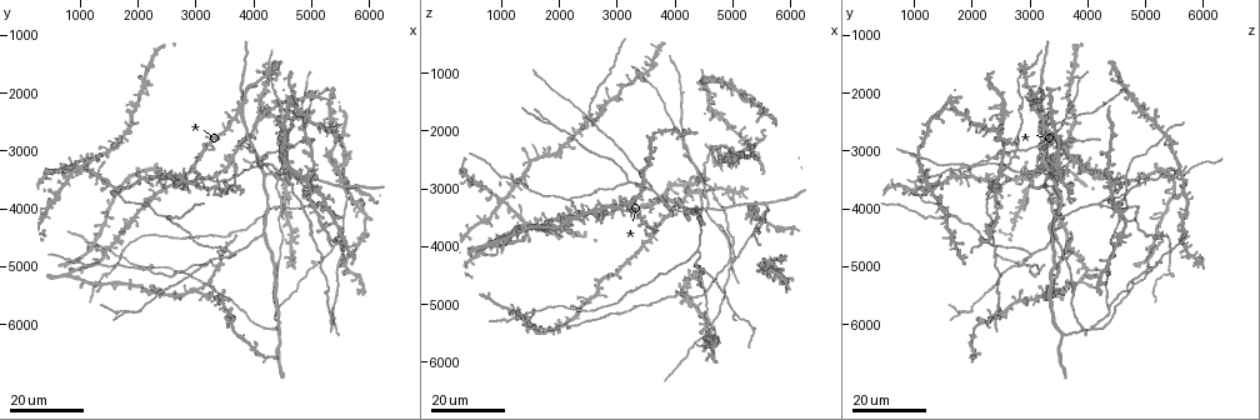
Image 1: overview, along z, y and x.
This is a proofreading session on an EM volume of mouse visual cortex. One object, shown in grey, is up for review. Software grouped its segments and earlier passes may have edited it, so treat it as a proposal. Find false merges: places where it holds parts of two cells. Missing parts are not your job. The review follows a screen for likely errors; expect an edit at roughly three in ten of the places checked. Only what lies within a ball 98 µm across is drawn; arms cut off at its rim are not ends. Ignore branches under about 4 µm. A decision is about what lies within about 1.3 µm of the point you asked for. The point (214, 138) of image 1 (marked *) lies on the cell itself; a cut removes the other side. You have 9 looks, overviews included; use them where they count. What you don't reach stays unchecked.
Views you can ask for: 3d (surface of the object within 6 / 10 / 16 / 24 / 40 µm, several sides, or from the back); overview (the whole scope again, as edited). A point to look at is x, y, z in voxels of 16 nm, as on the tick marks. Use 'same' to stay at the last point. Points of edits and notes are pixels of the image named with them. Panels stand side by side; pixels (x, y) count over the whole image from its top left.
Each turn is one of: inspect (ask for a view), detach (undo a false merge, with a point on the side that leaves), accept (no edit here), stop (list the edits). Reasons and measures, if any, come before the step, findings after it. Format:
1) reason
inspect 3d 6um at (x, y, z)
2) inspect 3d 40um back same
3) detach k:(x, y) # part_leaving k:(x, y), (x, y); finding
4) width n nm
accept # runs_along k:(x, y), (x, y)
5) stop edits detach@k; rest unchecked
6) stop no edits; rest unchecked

arms part here
inspect 3d 16um at (3600, 3100, 3700)

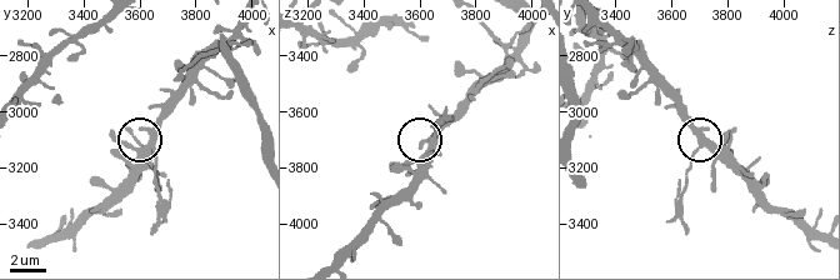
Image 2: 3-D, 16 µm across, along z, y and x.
inspect 3d 10um at (3640, 3120, 3710)

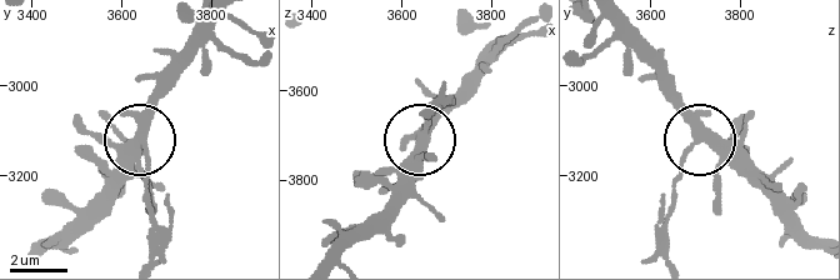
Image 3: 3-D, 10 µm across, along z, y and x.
detach 3:(674, 186) # part_leaving 3:(690, 148), (668, 224), (668, 253); two cells meet here

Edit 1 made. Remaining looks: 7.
four or more arms meet
inspect 3d 24um at (4200, 1600, 2850)

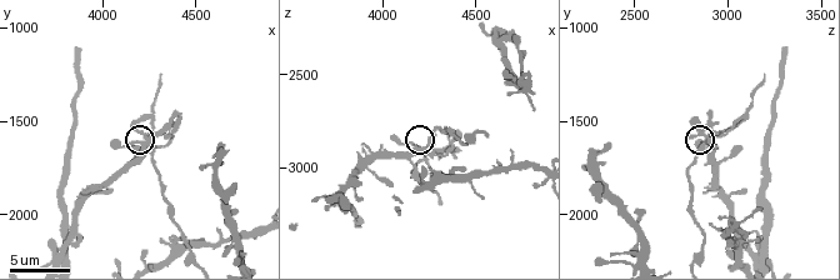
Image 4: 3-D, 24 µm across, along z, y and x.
inspect 3d 10um at (4260, 1620, 2900)

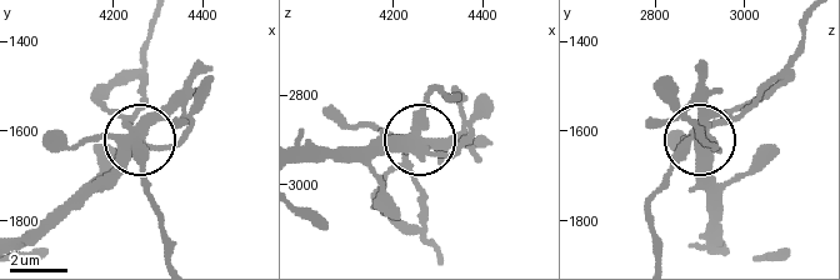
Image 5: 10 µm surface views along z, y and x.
side_arm 8 um
accept # continuous, no second cell

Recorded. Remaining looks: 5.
three-way junction
inspect 3d 16um at (4750, 2400, 3600)

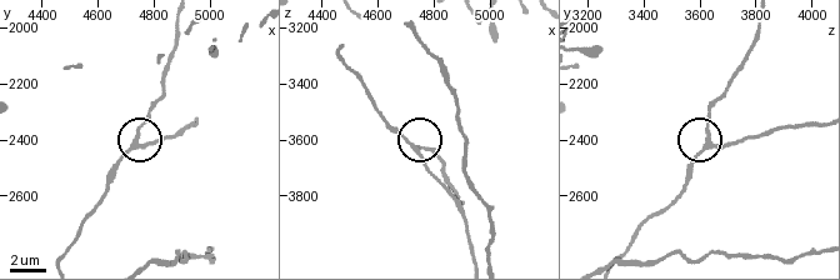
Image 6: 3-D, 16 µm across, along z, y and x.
closer look
inspect 3d 10um at (4730, 2400, 3640)

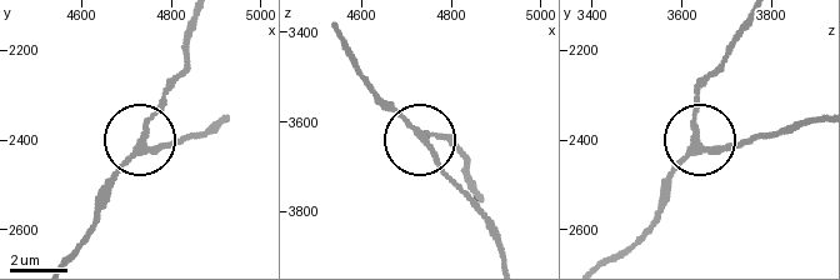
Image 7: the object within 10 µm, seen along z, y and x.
other side
inspect 3d 10um back at (4740, 2405, 3630)

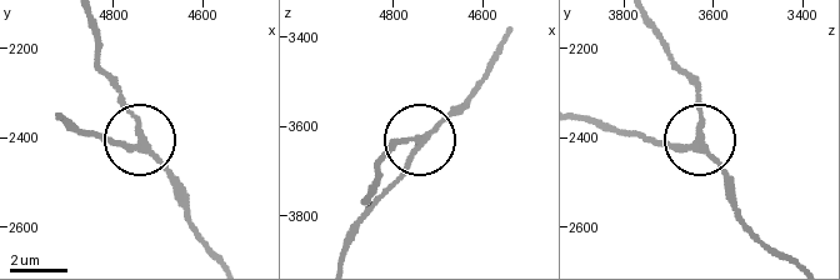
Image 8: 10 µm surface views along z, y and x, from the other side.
arms 3
accept # runs_along 8:(508, 36), (463, 106), (416, 136), (390, 141); all the same cell

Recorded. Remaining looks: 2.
inspect 3d 16um at (1800, 5800, 1850)

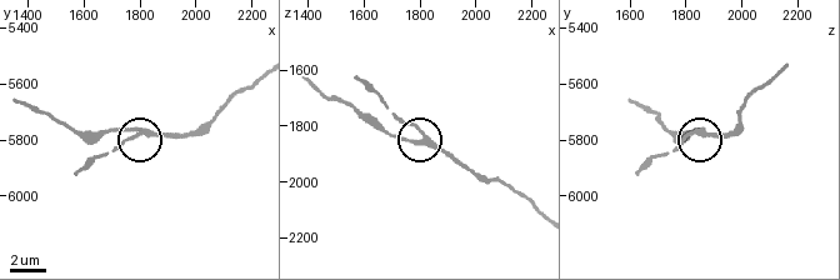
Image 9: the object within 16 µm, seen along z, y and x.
inspect 3d 10um at (1820, 5780, 1840)

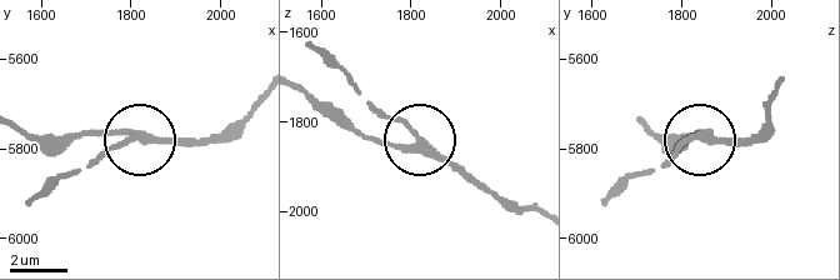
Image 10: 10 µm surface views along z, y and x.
width 240 nm
accept # runs_along 10:(534, 210), (511, 205), (426, 150), (356, 88); one cell here

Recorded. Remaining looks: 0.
stop edits detach@3; rest unchecked

